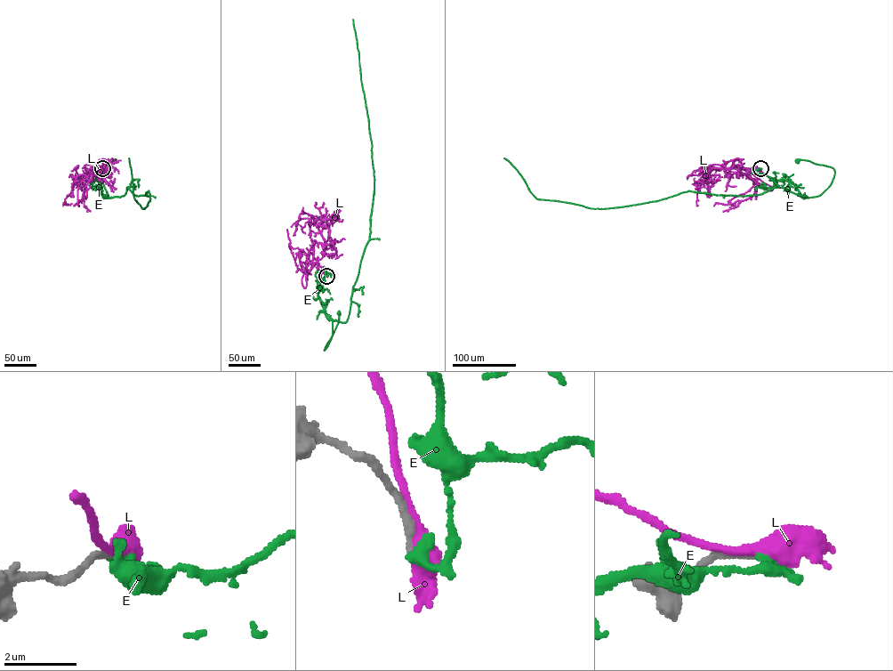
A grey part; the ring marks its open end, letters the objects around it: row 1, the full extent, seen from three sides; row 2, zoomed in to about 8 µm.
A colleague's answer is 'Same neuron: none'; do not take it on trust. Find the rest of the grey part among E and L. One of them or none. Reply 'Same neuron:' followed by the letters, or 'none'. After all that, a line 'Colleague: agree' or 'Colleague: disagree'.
Same neuron: none
Colleague: agree

